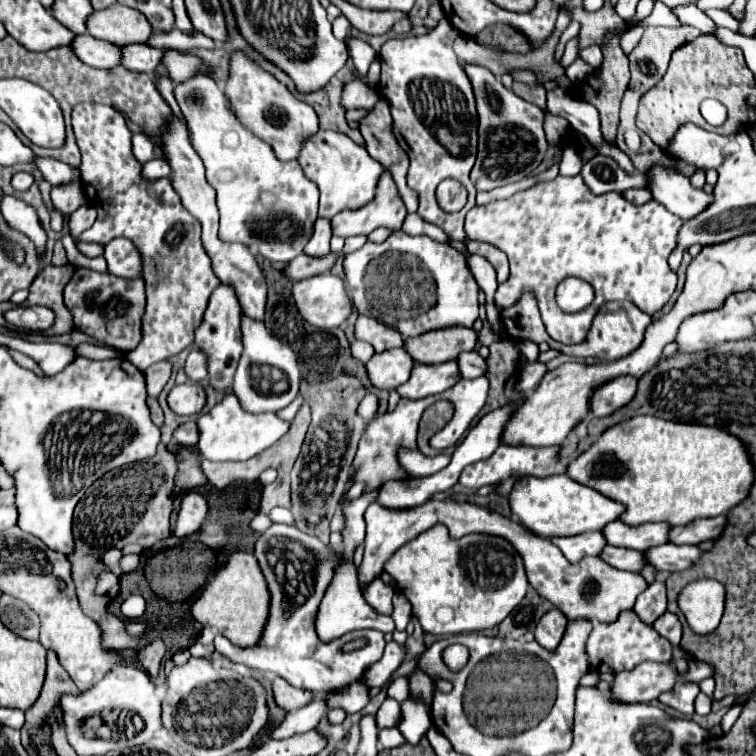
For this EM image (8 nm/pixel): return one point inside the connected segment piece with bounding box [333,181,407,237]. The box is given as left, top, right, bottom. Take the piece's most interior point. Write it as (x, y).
(386, 209)

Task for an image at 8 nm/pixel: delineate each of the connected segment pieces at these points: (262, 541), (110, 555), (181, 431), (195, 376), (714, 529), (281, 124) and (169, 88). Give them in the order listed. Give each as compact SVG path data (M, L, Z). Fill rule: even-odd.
M275 523L257 539L255 555L261 563L263 575L269 583L269 591L273 595L263 643L259 643L257 647L241 649L233 645L227 637L217 635L215 649L219 653L229 657L233 663L243 663L251 669L273 671L295 687L305 687L315 693L337 691L359 681L363 673L383 657L385 639L381 631L349 631L347 635L341 635L329 643L323 643L315 631L319 603L335 575L335 569L343 563L339 551L331 549L329 545L323 545L315 535L307 535L297 527ZM357 637L367 637L369 645L351 653L341 653L341 645Z
M109 548L103 554L103 562L110 567L110 572L115 574L118 578L120 578L120 576L124 573L119 565L119 561L122 556L122 552L116 548Z
M195 421L183 423L183 425L175 431L175 441L181 443L181 445L189 445L189 447L197 445L197 441L199 441L199 427L197 427L197 423L195 423Z
M193 349L185 361L185 373L191 381L203 381L207 377L207 355L201 349Z
M727 515L713 519L695 519L689 525L673 527L671 541L677 545L699 545L709 539L717 539L727 525Z
M243 51L231 53L225 93L229 95L237 115L241 115L241 121L251 131L257 131L261 139L273 143L281 159L295 159L301 149L301 135L313 135L313 131L319 129L319 119L315 109L309 103L299 101L287 85L279 83L271 73L263 71L259 63L255 63Z
M157 77L155 83L157 83L157 89L161 91L161 95L167 99L169 107L175 111L175 115L181 117L181 111L177 111L177 101L173 99L173 83L171 83L167 77Z

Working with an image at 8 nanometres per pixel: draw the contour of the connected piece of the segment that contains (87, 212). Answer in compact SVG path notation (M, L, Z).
M85 203L83 207L79 207L71 217L69 217L69 233L71 237L77 237L77 233L83 233L85 229L89 229L95 223L97 211L93 211L93 205Z

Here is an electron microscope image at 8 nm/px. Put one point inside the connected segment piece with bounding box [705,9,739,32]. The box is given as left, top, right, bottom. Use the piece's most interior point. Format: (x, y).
(722, 18)

